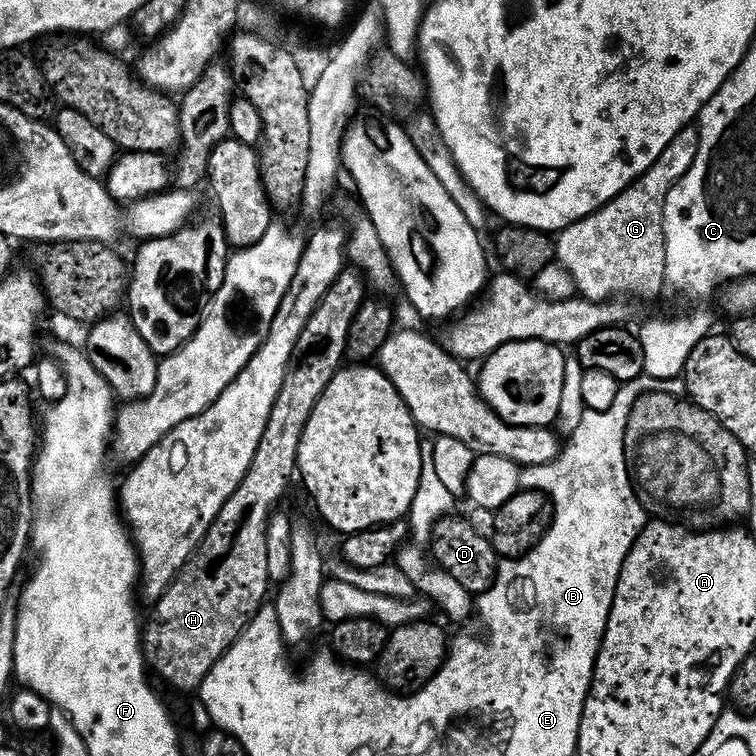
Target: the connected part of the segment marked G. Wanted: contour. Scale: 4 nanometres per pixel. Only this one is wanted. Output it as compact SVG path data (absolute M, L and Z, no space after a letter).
M684 129L676 132L674 138L666 142L662 154L654 158L651 166L625 186L614 199L608 200L589 216L583 216L573 224L559 229L555 237L556 260L563 268L570 270L576 283L576 291L583 299L607 302L624 294L620 292L629 292L632 296L656 296L666 288L666 250L662 230L664 199L670 186L678 182L680 173L690 170L687 164L693 161L694 154L698 154L698 130Z

